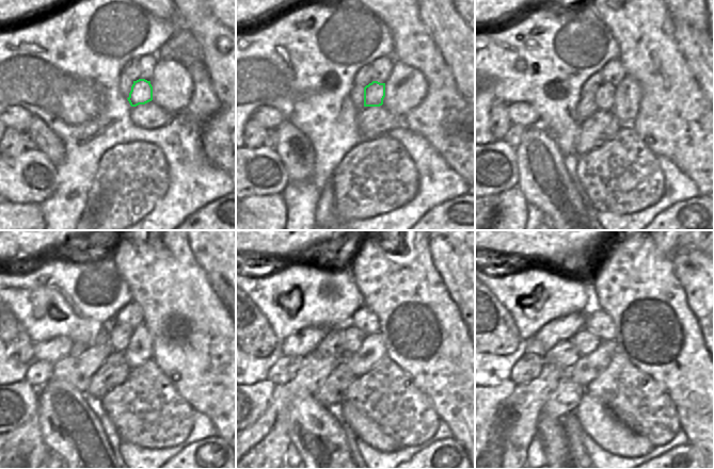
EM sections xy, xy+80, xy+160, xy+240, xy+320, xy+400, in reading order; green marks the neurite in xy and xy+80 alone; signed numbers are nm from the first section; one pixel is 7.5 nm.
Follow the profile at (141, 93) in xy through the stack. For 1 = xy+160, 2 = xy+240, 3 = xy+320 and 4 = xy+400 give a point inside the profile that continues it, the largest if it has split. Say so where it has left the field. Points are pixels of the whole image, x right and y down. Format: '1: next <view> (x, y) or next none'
1: next xy+160 (604, 96)
2: next xy+240 (120, 337)
3: next xy+320 (352, 338)
4: next xy+400 (585, 342)

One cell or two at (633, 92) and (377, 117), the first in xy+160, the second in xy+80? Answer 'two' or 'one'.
two

